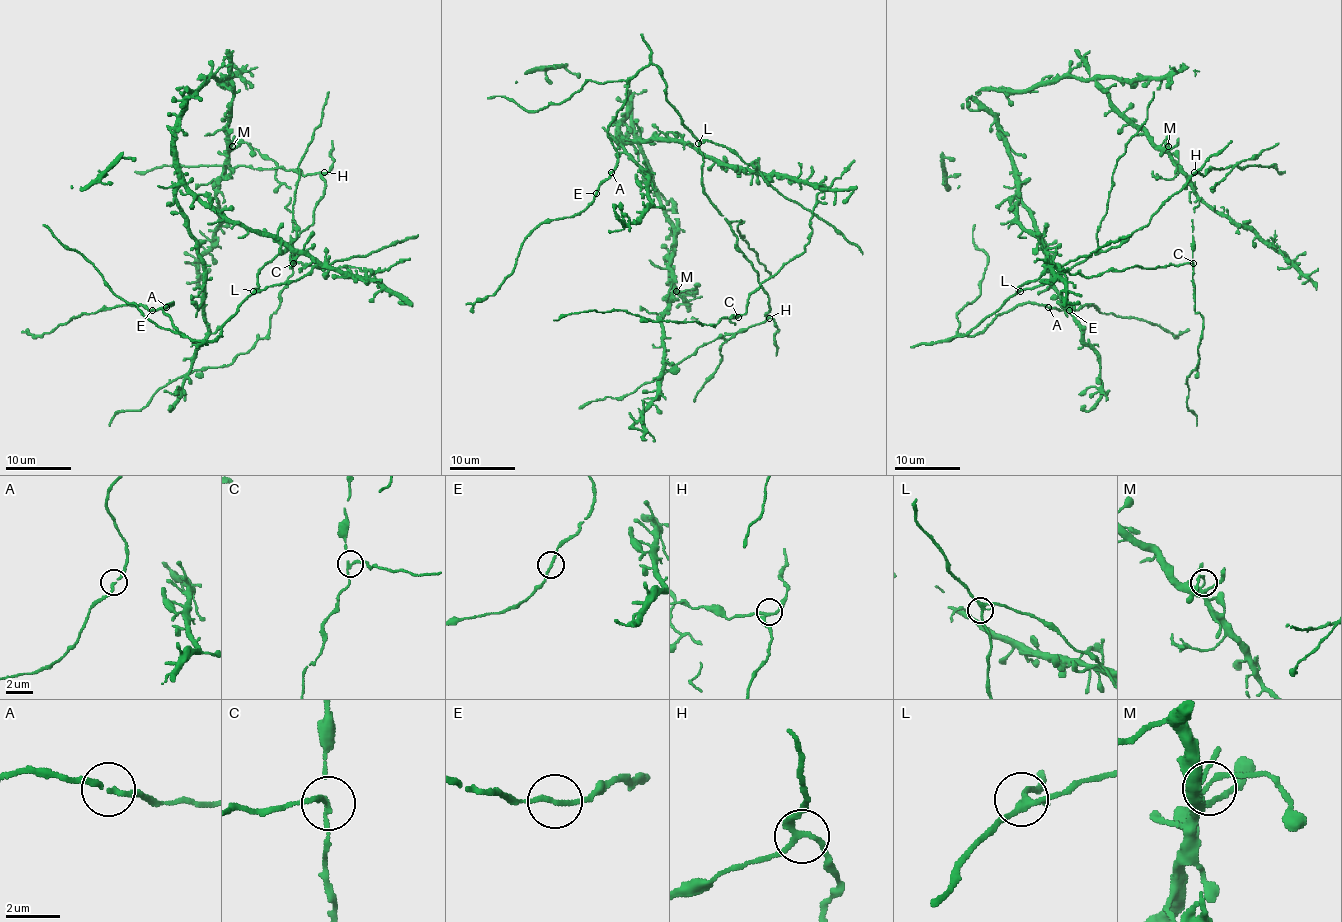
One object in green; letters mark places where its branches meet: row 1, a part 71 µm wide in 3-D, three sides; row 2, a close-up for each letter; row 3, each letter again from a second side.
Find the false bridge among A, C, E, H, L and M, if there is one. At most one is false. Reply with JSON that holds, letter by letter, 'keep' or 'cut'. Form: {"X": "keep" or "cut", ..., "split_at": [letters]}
{"A": "keep", "C": "cut", "E": "keep", "H": "keep", "L": "keep", "M": "keep", "split_at": ["C"]}

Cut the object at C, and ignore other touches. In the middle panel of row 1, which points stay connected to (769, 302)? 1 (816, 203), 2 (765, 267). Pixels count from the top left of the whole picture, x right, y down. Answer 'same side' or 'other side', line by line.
1: other side
2: same side

